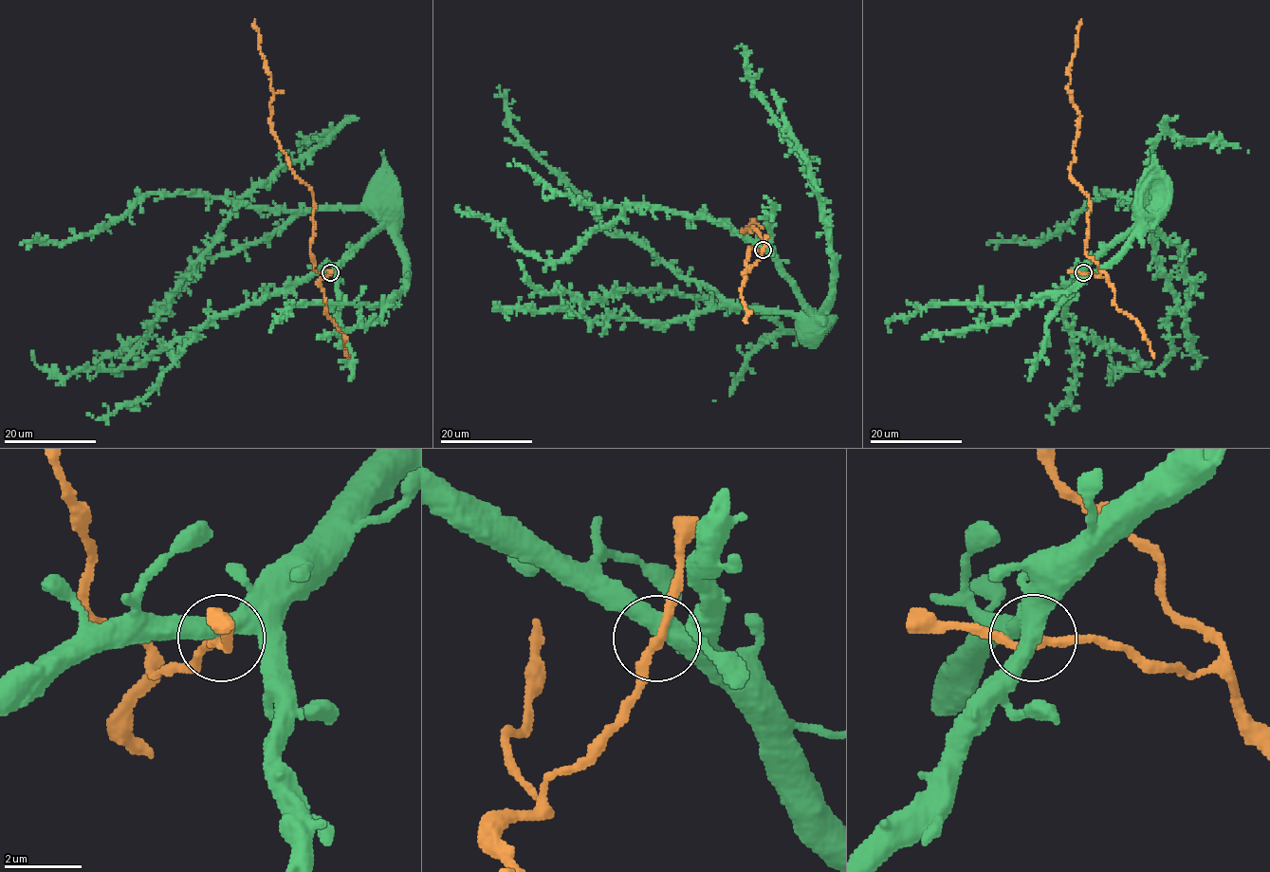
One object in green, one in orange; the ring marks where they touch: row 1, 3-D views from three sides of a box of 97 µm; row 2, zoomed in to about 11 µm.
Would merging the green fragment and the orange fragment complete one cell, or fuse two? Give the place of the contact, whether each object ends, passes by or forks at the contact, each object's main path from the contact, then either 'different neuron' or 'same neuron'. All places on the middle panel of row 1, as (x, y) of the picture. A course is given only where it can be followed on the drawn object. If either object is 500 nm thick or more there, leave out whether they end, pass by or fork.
at (763, 250); green passes by; orange passes by; green runs (763, 250), (790, 279), (800, 304), (814, 316), (819, 316), (819, 324); orange runs (763, 250), (749, 269), (748, 247), (763, 251), (754, 228), (741, 231), (755, 220), (749, 231); same neuron

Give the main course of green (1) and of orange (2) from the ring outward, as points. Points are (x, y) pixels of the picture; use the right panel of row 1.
1: (1083, 271), (1107, 249), (1129, 233), (1139, 219), (1139, 199), (1147, 191)
2: (1083, 273), (1105, 275), (1085, 251), (1089, 196), (1069, 169), (1078, 112), (1068, 90), (1068, 69), (1081, 20)

